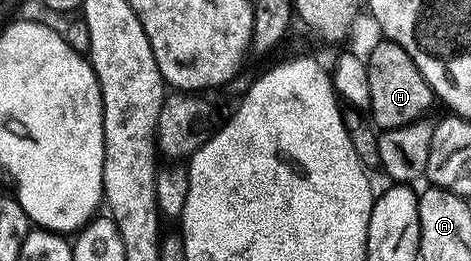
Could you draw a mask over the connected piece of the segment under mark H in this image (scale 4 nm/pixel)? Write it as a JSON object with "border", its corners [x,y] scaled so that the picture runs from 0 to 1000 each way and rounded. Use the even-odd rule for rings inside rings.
{"border":[[[805,153],[788,192],[788,211],[777,211],[779,272],[783,276],[783,441],[805,479],[807,502],[841,498],[870,467],[892,464],[898,437],[919,395],[919,364],[902,291],[877,245],[877,215],[860,199],[839,161]]]}

